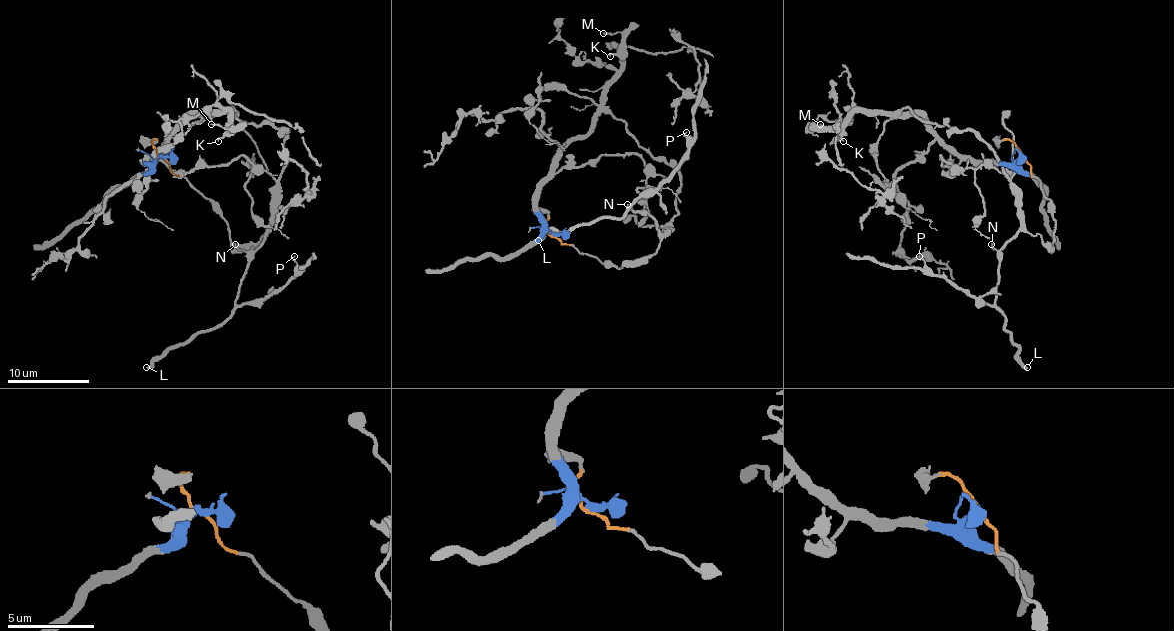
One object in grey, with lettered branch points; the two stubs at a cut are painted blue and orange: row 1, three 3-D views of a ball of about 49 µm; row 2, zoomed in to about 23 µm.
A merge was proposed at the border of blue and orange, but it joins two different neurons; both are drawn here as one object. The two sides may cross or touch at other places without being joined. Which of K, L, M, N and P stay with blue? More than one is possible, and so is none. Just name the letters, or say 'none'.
K, M

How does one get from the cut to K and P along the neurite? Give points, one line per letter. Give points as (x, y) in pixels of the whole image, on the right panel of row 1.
K: (1023, 156), (1012, 162), (971, 162), (947, 146), (920, 115), (873, 115), (857, 111), (841, 138), (843, 142)
P: (1023, 156), (1051, 203), (1053, 240), (1018, 232), (1002, 250), (992, 305), (918, 256)

